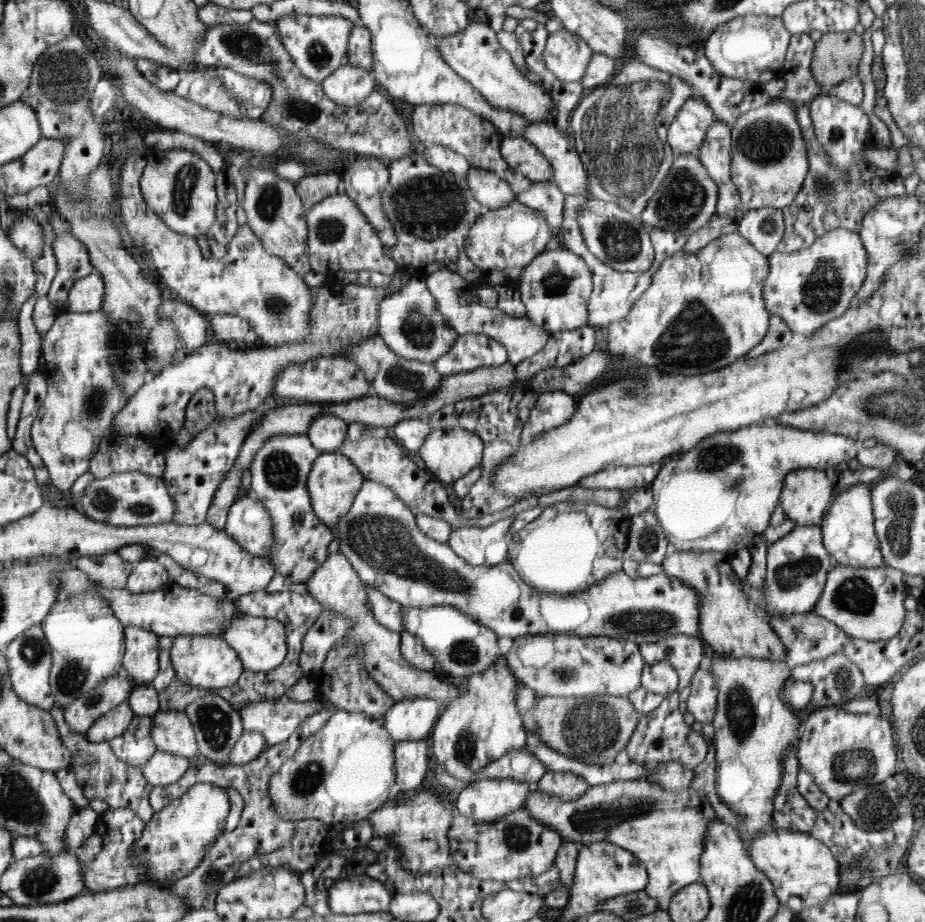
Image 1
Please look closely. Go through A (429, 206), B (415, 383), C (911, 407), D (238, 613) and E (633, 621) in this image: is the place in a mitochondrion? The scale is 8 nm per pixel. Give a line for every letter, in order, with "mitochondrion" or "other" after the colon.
A: mitochondrion
B: mitochondrion
C: mitochondrion
D: other
E: mitochondrion

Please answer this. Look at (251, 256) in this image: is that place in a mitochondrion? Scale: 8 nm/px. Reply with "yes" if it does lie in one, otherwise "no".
no

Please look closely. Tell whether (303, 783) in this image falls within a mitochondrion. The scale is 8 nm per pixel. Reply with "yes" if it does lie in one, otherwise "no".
yes

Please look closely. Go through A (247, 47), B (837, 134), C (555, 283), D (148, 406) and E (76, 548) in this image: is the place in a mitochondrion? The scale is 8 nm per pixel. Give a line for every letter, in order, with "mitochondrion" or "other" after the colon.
A: mitochondrion
B: mitochondrion
C: mitochondrion
D: other
E: other

